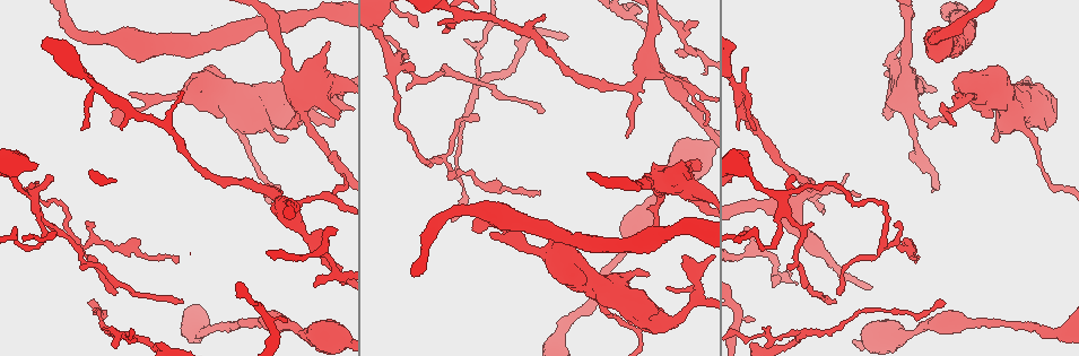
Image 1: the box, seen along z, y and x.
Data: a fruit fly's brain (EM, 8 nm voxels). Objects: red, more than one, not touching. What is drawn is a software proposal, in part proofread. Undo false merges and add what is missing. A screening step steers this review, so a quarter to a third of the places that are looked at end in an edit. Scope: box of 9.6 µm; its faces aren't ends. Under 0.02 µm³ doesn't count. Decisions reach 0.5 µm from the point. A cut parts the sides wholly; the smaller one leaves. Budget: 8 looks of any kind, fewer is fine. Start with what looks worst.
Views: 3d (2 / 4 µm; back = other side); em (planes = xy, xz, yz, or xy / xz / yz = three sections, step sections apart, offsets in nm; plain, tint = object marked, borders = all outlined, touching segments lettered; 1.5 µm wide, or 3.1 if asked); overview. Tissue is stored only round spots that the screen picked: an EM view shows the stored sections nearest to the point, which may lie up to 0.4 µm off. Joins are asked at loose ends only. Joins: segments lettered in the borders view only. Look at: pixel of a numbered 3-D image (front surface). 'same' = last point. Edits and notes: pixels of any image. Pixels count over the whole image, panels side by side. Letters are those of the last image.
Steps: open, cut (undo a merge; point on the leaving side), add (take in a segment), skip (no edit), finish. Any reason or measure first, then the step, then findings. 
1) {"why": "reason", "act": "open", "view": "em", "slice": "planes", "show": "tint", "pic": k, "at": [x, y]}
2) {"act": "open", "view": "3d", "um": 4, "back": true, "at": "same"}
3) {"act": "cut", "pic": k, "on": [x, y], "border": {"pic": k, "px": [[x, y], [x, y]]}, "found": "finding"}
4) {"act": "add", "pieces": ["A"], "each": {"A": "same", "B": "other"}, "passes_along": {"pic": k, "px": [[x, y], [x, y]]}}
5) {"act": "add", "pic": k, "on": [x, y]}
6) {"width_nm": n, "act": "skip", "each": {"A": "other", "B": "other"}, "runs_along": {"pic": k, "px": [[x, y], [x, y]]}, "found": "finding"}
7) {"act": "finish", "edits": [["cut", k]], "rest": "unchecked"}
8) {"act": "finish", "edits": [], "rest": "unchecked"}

{"why": "thin end", "act": "open", "view": "em", "slice": "planes", "show": "borders", "pic": 1, "at": [181, 92]}

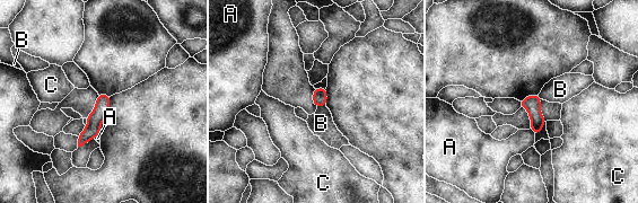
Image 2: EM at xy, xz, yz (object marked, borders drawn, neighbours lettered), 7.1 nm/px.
{"act": "skip", "each": {"A": "other", "B": "other", "C": "other"}, "found": "none of them fits"}

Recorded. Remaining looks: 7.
{"why": "tapers out", "act": "open", "view": "3d", "um": 4, "pic": 1, "at": [953, 120]}

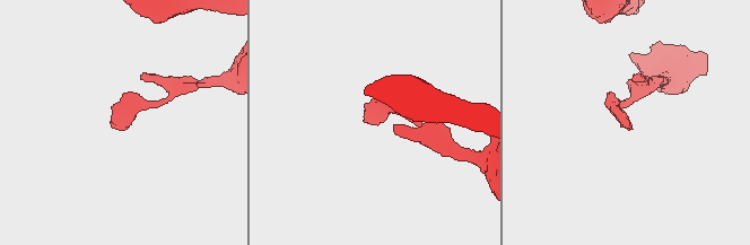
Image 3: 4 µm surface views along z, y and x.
{"why": "shape alone is not enough", "act": "open", "view": "em", "slice": "planes", "show": "tint", "pic": 3, "at": [628, 120]}

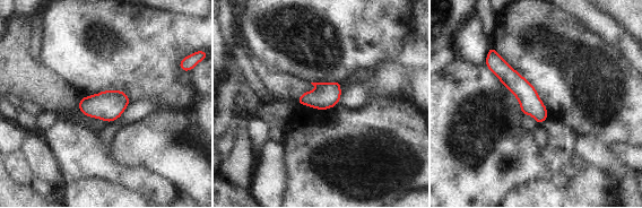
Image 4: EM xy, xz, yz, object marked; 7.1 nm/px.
{"why": "see the neighbours", "act": "open", "view": "em", "slice": "planes", "show": "borders", "at": "same"}

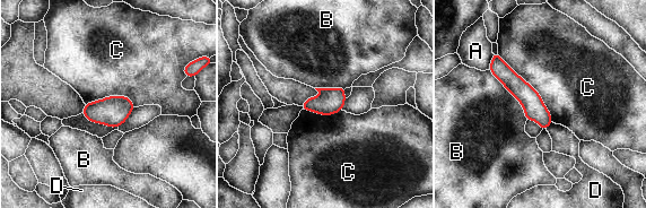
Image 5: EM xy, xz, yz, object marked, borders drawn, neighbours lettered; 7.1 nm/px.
{"width_nm": 150, "act": "skip", "each": {"A": "other", "B": "other", "C": "other", "D": "other"}, "border": {"pic": 5, "px": [[497, 52], [538, 92], [552, 121]]}, "found": "none of them fits"}

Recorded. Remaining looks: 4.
{"why": "calibre changes", "act": "open", "view": "3d", "um": 4, "pic": 1, "at": [944, 322]}

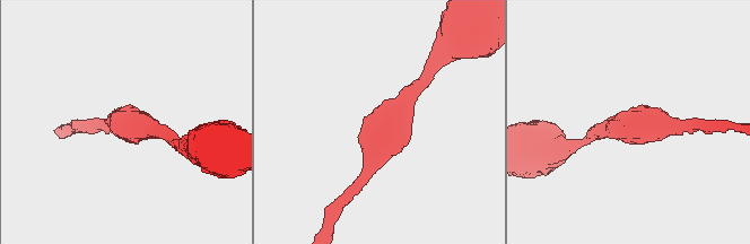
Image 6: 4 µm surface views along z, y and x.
{"arm_widths_nm": [190, 260], "act": "open", "view": "em", "slice": "xz", "step": 4, "show": "borders", "pic": 6, "at": [629, 126]}

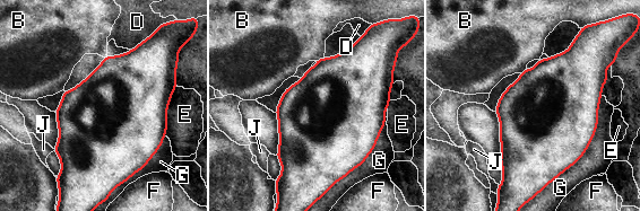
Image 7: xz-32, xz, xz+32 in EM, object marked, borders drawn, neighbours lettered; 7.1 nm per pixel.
{"width_nm": 700, "act": "skip", "each": {"B": "other", "D": "other", "E": "other", "F": "other", "G": "other", "J": "other"}, "border": {"pic": 7, "px": [[143, 41], [130, 50]]}, "found": "all the same neuron"}

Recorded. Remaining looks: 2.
{"act": "finish", "edits": [], "rest": "unchecked"}

